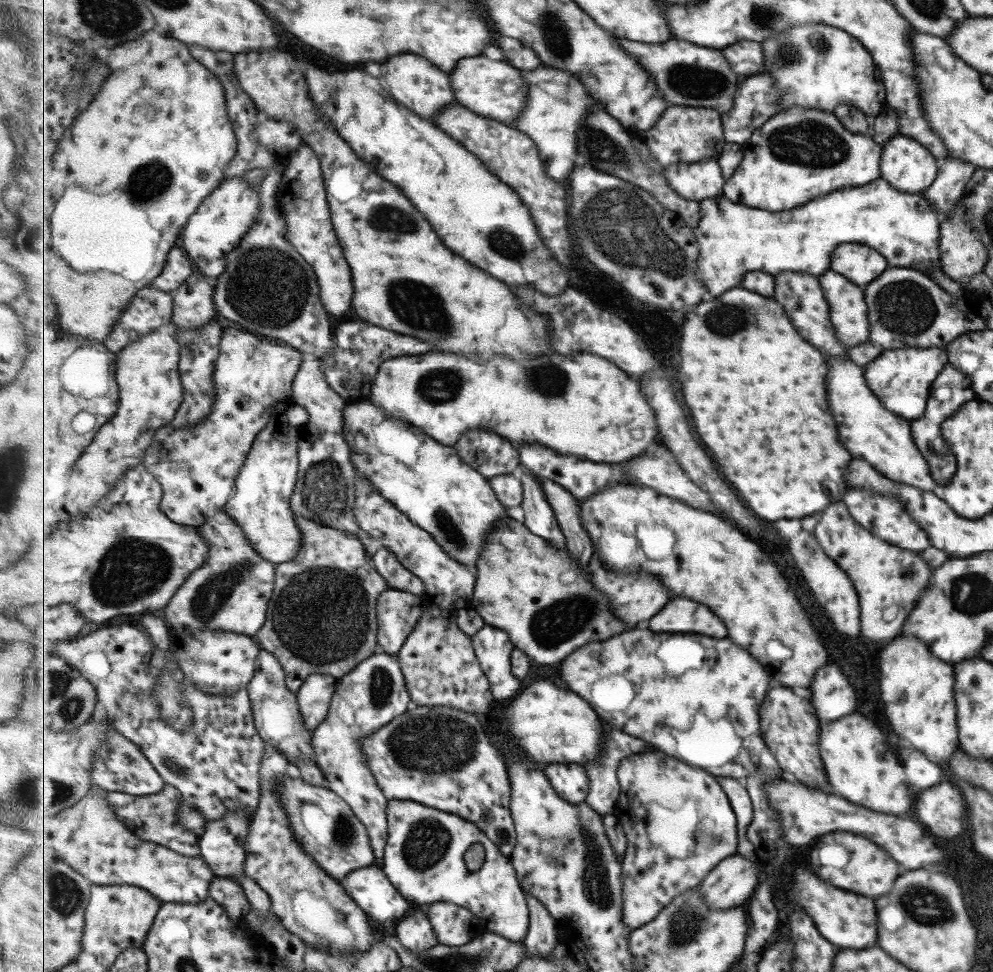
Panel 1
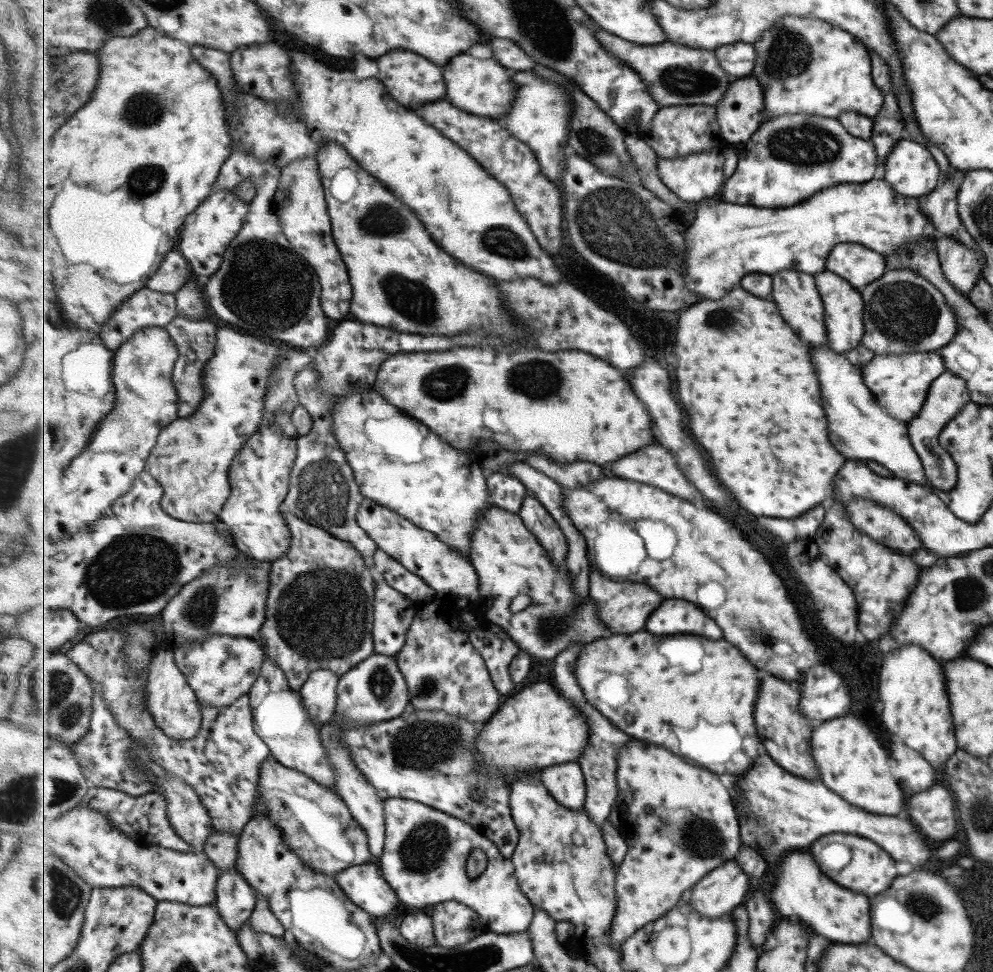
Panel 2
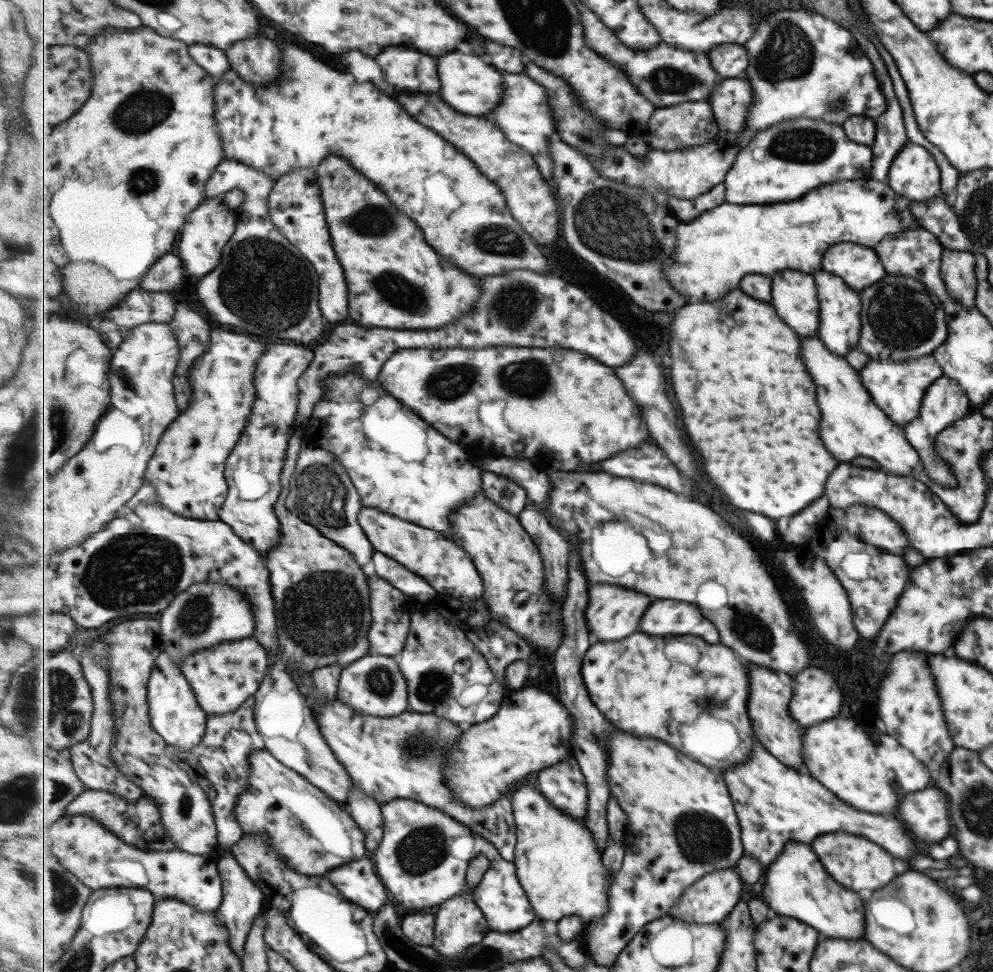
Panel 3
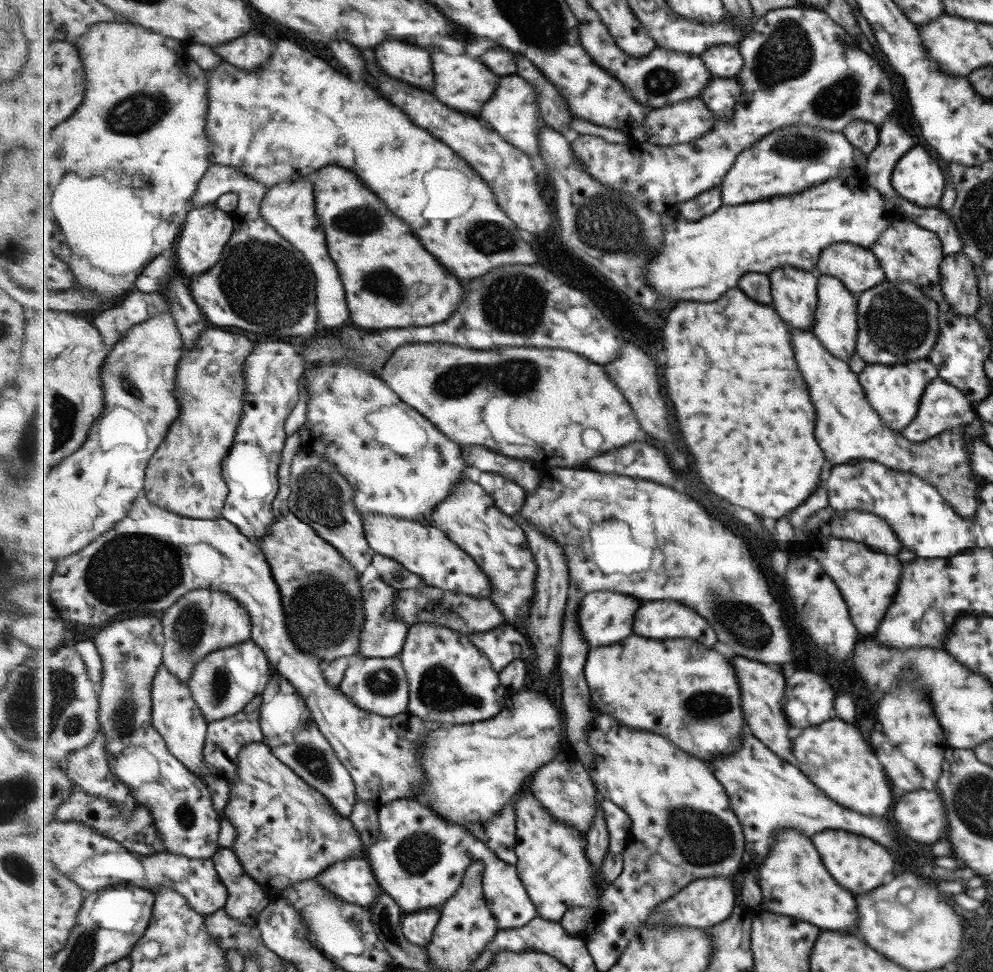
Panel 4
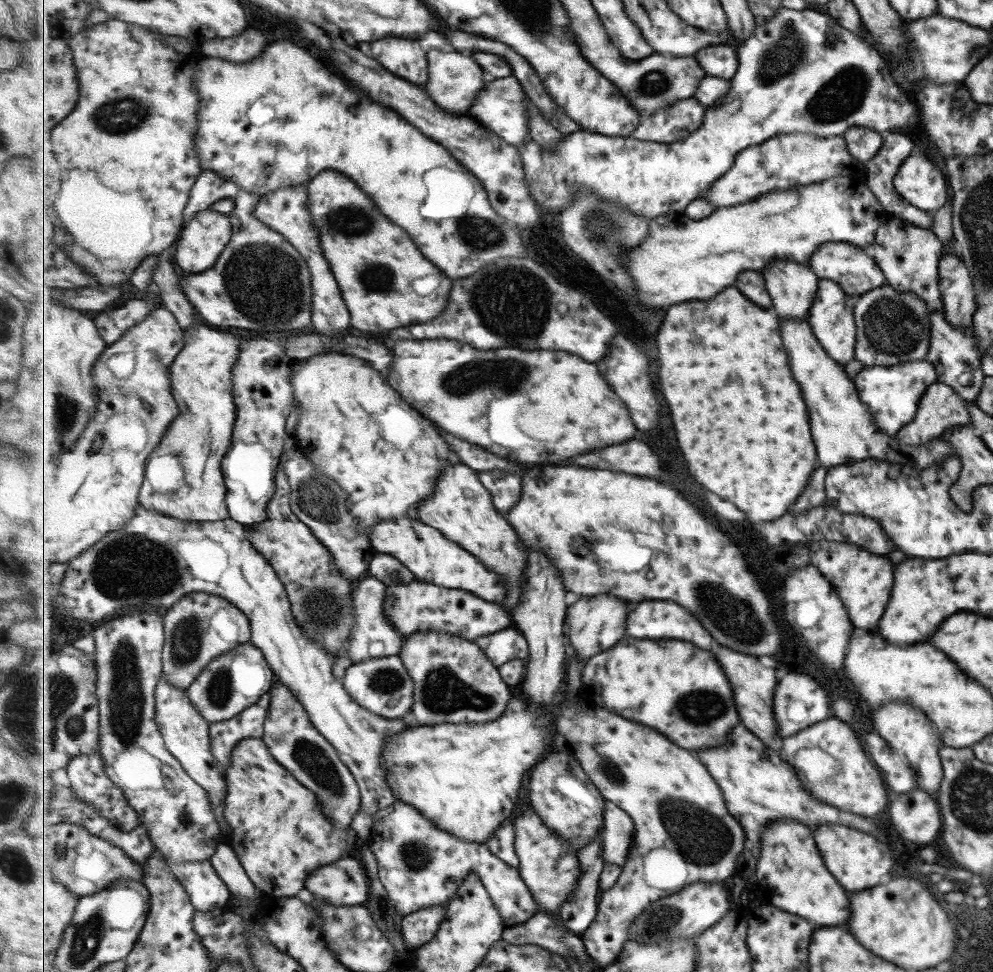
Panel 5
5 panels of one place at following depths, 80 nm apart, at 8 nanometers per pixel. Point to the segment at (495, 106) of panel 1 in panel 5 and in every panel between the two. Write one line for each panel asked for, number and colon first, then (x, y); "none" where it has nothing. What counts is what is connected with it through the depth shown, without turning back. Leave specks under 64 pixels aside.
2: (483, 87)
3: (470, 86)
4: (466, 85)
5: (455, 81)

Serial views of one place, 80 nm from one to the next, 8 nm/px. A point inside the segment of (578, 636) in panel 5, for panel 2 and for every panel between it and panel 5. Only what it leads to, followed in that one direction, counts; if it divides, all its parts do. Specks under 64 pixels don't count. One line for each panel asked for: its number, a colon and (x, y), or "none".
2: (625, 607)
3: (614, 613)
4: (605, 617)

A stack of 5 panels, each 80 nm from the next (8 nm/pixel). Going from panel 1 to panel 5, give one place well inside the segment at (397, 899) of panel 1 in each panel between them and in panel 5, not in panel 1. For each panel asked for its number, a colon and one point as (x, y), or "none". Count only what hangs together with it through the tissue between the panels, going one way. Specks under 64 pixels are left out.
2: (365, 884)
3: (359, 882)
4: (353, 880)
5: (345, 882)

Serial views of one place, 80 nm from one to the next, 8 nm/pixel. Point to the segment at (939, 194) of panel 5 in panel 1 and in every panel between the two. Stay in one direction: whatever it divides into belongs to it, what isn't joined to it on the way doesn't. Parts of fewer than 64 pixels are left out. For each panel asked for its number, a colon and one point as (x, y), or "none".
1: (905, 164)
2: (910, 170)
3: (913, 174)
4: (916, 177)

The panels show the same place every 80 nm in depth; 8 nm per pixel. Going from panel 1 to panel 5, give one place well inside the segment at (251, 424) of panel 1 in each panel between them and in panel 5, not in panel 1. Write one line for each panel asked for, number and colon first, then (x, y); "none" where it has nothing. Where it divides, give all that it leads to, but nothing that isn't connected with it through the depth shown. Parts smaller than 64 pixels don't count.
2: (192, 461)
3: (189, 468)
4: (186, 476)
5: (194, 489)

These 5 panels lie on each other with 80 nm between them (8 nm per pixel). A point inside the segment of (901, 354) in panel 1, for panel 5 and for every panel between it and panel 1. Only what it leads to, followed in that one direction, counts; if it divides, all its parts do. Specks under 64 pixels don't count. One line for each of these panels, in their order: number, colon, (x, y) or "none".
2: (899, 384)
3: (896, 387)
4: (894, 391)
5: (891, 394)

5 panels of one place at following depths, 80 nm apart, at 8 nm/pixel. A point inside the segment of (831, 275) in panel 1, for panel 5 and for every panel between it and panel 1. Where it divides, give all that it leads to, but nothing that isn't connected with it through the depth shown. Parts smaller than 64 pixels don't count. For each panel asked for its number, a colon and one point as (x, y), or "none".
2: (843, 307)
3: (839, 307)
4: (834, 326)
5: (830, 319)

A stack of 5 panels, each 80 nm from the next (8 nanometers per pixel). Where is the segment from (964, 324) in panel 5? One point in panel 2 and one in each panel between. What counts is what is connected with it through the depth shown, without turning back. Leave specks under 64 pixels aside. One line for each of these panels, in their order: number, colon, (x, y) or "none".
2: (960, 266)
3: (956, 267)
4: (958, 282)

